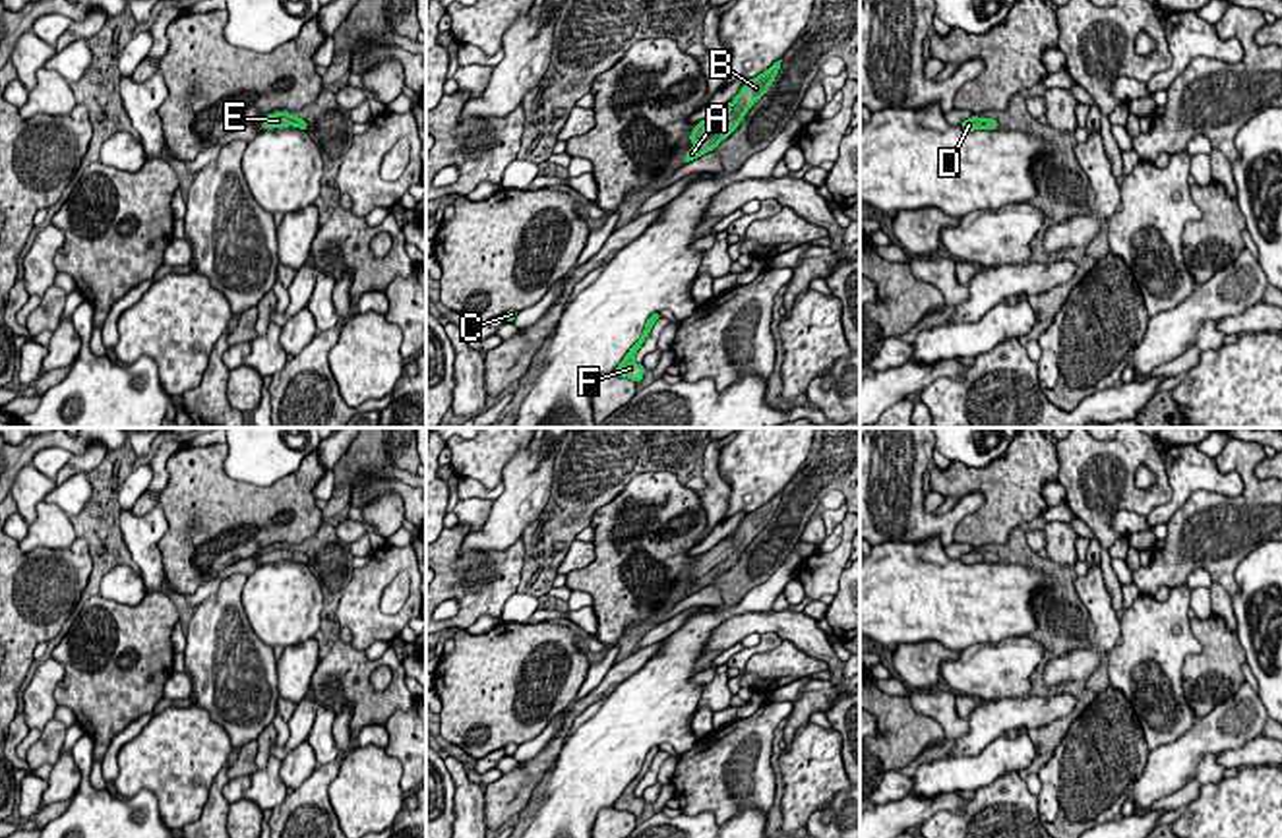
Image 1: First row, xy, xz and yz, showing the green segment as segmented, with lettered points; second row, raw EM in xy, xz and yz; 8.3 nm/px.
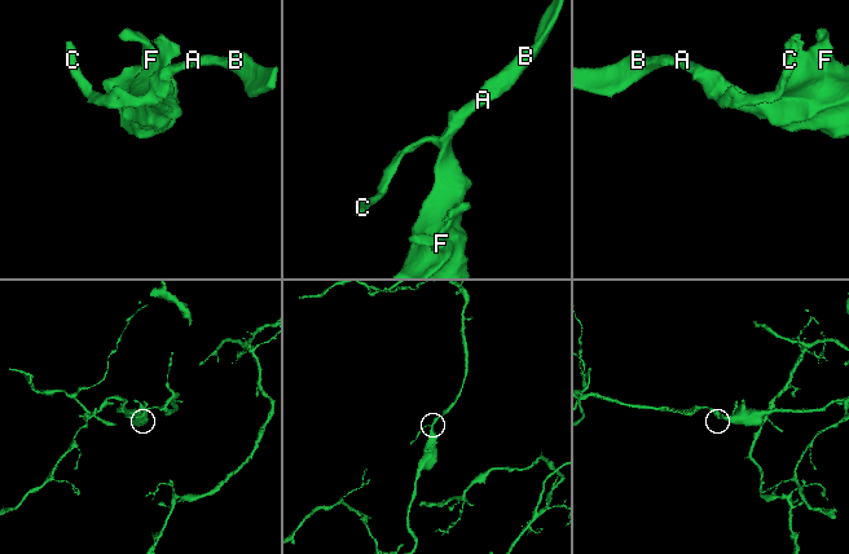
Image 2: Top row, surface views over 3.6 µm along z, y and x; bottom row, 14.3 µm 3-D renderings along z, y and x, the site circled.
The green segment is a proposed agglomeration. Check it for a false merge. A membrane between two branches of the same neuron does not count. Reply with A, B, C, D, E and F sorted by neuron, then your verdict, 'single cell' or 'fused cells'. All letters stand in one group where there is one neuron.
A B C D E F | single cell

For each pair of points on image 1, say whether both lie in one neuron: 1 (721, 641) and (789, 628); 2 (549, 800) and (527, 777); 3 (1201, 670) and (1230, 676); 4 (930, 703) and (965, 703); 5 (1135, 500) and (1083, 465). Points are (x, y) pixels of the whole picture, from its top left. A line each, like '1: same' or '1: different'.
1: same
2: different
3: same
4: different
5: same

